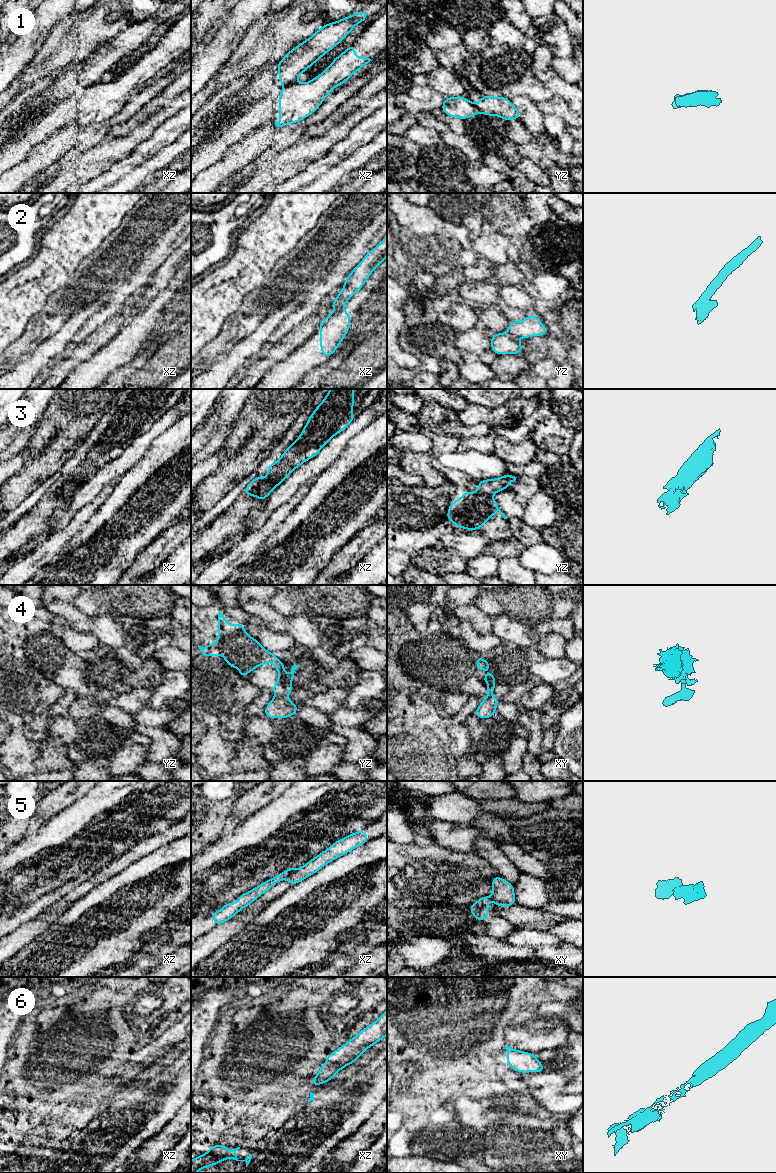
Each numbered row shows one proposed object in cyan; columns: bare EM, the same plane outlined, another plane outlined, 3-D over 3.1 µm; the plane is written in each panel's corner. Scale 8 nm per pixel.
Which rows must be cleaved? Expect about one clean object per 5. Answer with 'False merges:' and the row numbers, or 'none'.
False merges: 1, 2, 3, 4, 5

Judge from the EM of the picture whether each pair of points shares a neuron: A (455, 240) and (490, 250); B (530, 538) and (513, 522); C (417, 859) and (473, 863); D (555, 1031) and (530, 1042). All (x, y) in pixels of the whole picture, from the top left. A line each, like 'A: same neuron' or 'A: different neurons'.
A: different neurons
B: same neuron
C: same neuron
D: same neuron

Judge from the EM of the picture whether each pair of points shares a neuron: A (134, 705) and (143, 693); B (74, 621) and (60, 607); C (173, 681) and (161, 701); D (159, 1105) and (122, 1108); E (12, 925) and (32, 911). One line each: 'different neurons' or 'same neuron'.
A: same neuron
B: same neuron
C: same neuron
D: same neuron
E: same neuron

